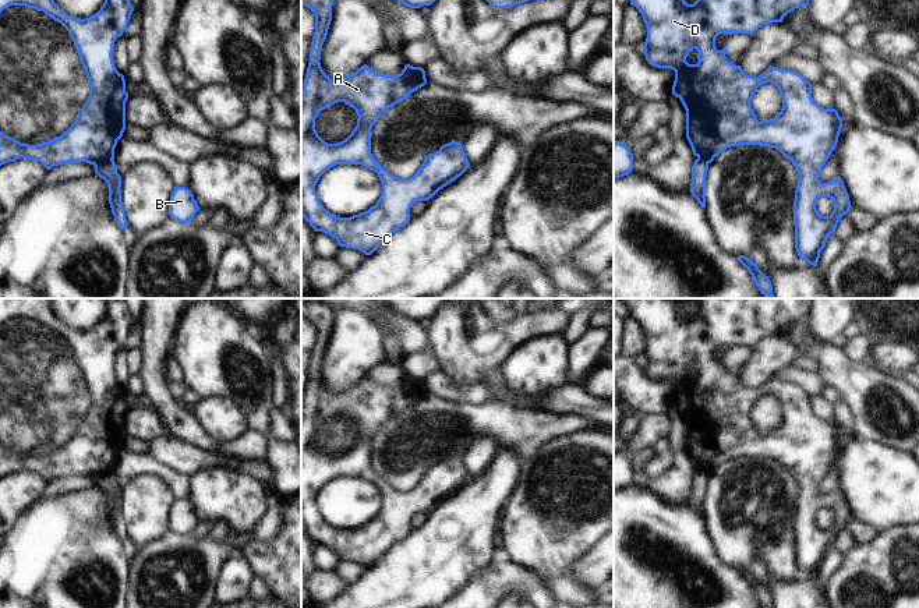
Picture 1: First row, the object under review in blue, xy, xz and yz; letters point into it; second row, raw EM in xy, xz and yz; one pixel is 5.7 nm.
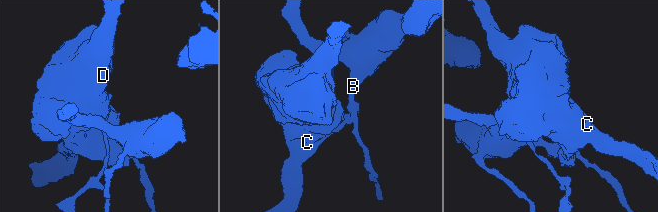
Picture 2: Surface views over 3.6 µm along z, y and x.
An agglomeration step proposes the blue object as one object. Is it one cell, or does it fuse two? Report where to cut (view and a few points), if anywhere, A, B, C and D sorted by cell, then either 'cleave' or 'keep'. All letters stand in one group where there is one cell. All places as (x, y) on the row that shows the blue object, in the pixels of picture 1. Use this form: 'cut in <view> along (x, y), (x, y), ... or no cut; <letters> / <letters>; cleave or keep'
cut in xy along (112, 159), (95, 166); A C D / B; cleave

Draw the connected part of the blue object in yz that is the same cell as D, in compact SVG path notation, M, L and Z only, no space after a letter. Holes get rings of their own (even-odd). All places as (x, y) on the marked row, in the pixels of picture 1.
M630 0L643 17L647 26L647 38L643 46L648 64L658 68L671 68L675 71L672 95L681 99L686 110L686 138L692 146L693 155L711 163L724 149L740 145L761 145L778 149L795 166L799 180L793 201L795 248L800 259L817 266L820 252L826 247L827 238L837 229L840 219L851 211L851 201L838 176L833 181L821 183L820 172L835 149L842 127L842 119L835 109L823 109L812 98L812 84L800 74L792 70L782 70L770 66L761 75L752 77L743 73L740 66L729 63L725 57L727 47L718 50L715 39L720 33L749 33L753 35L759 28L771 22L782 22L784 17L795 8L807 6L810 0L696 0L688 4L685 0ZM696 49L697 63L689 64L686 57ZM773 82L782 98L782 109L774 119L759 121L750 100L763 84ZM820 197L828 197L834 202L834 211L830 216L821 216L816 208Z

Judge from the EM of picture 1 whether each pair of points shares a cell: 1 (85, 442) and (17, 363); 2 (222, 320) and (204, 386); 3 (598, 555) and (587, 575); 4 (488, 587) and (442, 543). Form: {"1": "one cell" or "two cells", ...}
{"1": "one cell", "2": "one cell", "3": "one cell", "4": "two cells"}

